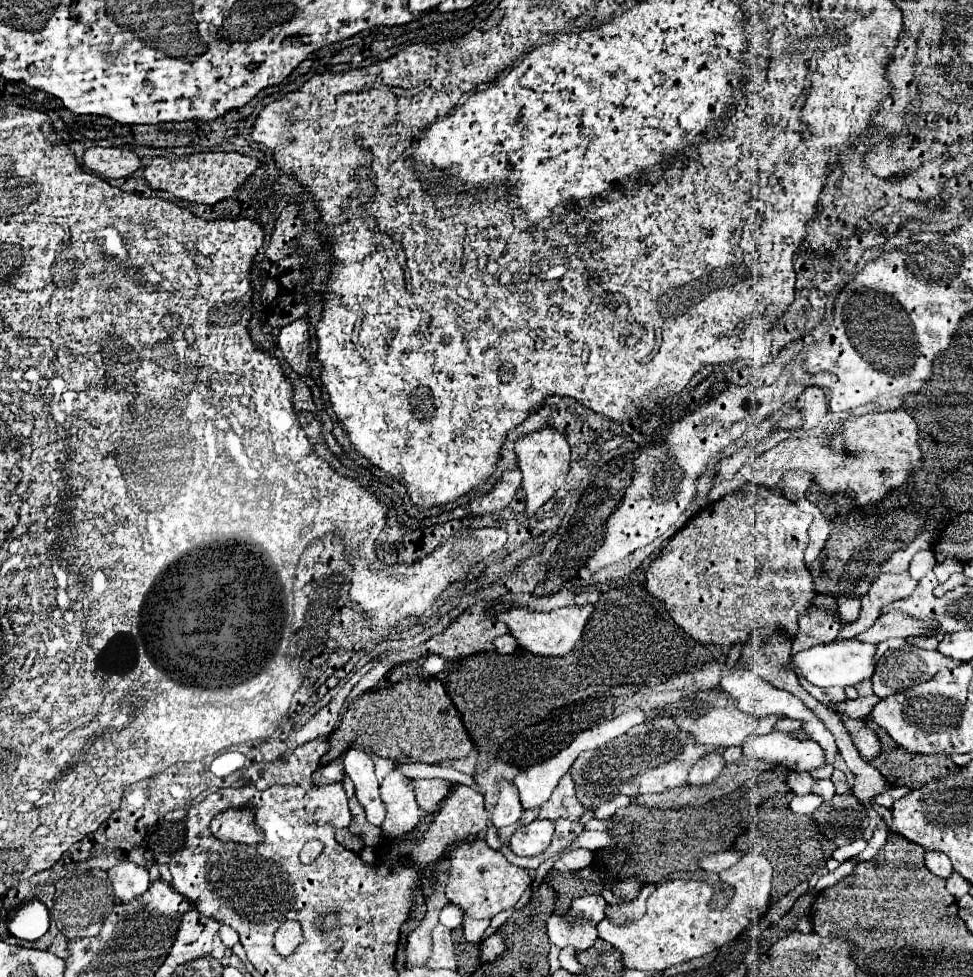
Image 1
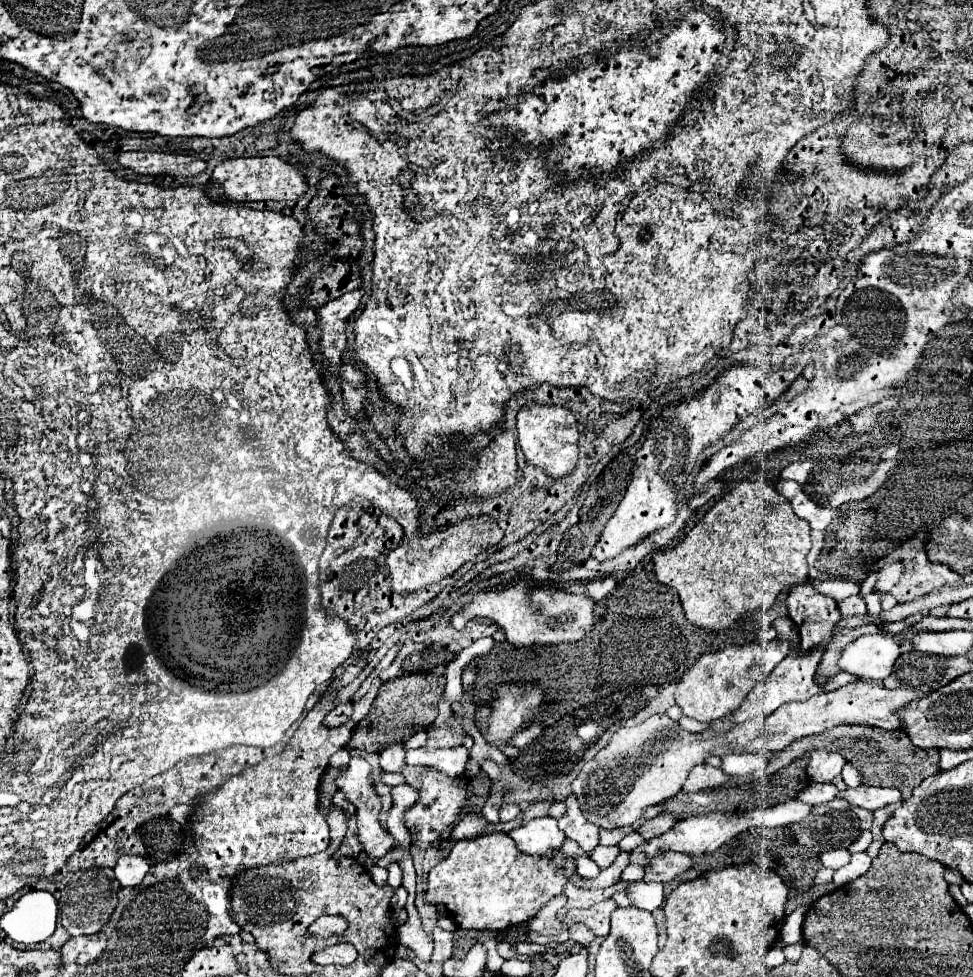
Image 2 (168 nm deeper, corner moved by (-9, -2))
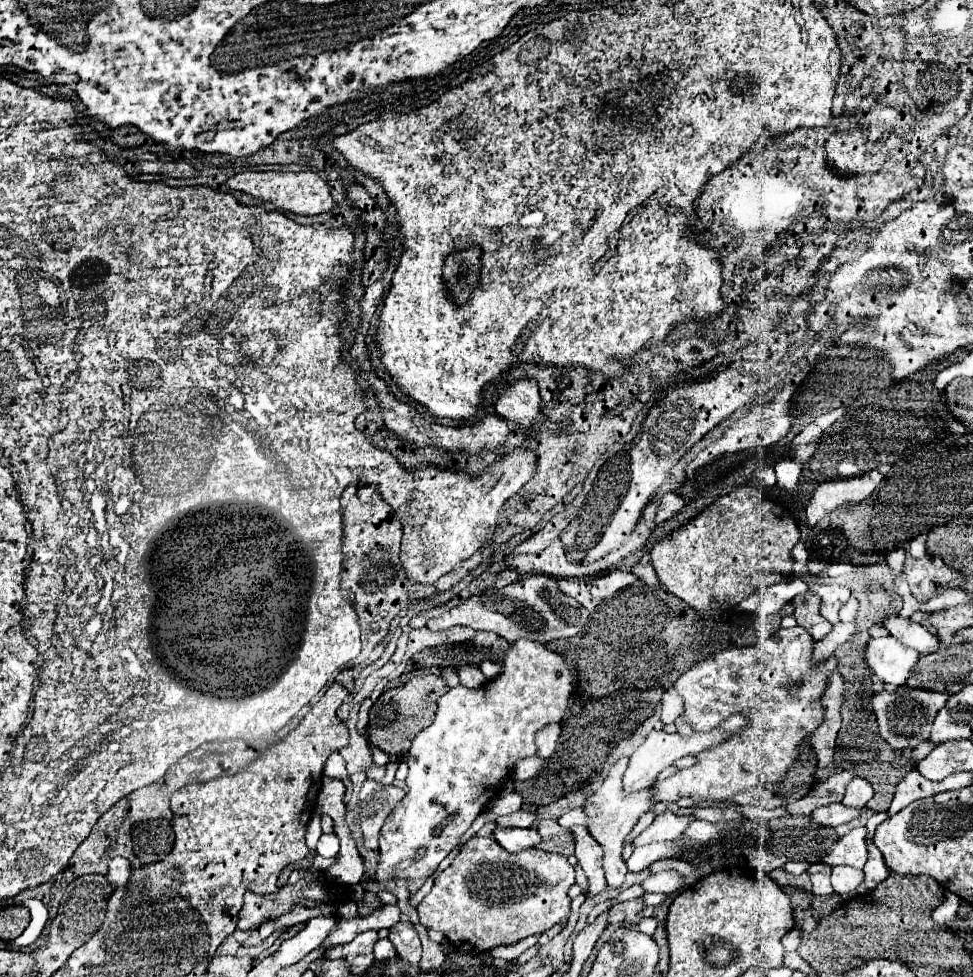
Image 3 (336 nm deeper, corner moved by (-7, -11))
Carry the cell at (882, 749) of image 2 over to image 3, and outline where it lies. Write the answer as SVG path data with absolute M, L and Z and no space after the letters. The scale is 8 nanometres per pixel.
M858 651L844 653L838 659L838 667L842 669L844 679L846 679L846 687L844 687L846 699L842 705L842 727L840 727L838 739L836 739L834 763L838 769L852 771L856 777L866 779L874 789L874 797L868 801L868 807L872 811L886 811L894 799L896 785L904 779L906 773L914 771L912 751L910 749L896 751L878 735L878 725L872 719L872 711L870 711L872 673L866 667L864 653L858 653Z

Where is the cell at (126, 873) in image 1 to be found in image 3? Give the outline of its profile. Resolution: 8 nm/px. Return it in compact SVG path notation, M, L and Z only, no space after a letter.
M114 857L110 861L110 871L108 871L108 881L114 885L114 887L124 887L128 883L132 875L132 865L128 859L124 857Z

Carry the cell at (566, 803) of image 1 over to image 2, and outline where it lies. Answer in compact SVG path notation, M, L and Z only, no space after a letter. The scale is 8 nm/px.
M574 796L566 800L568 812L560 818L560 830L578 842L578 846L590 856L592 850L600 844L600 828L596 824L588 824L588 820L582 816L578 802Z

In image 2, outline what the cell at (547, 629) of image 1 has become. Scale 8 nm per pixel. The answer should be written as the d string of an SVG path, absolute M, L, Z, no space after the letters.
M520 576L512 586L476 594L472 602L468 602L460 612L452 616L452 624L462 628L472 618L488 618L506 632L506 640L516 648L532 644L578 642L588 630L592 630L592 608L594 602L588 596L566 594L550 586L530 586L530 580L526 576Z

